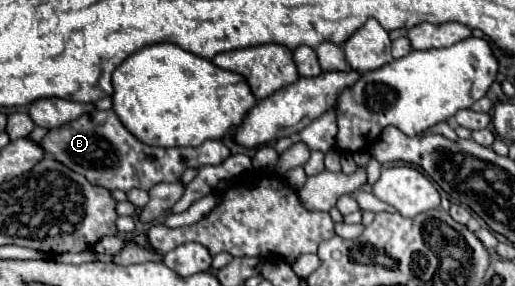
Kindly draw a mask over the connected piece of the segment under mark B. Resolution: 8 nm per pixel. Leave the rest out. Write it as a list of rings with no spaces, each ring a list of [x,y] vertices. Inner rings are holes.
[[[93,110],[59,128],[51,128],[41,140],[41,148],[69,170],[85,176],[91,184],[107,190],[151,190],[159,182],[177,182],[185,168],[201,168],[205,164],[221,164],[231,152],[221,140],[207,140],[197,148],[157,148],[139,142],[117,118],[113,110]]]

